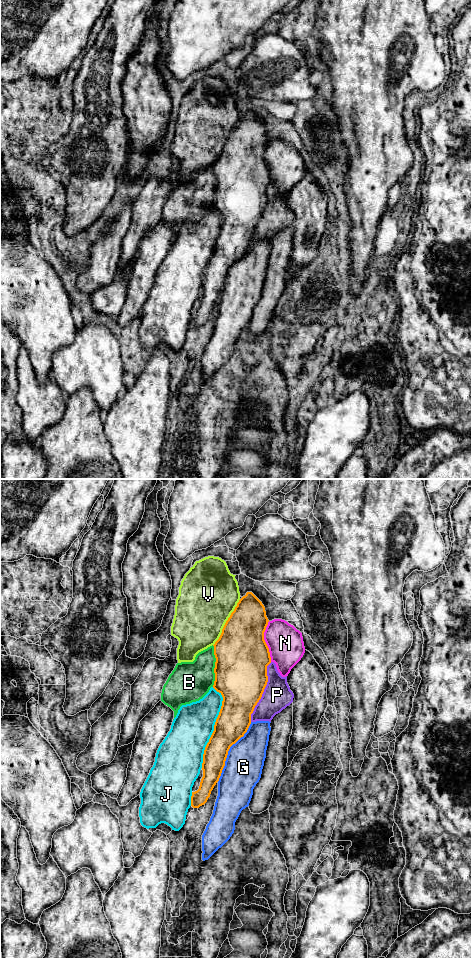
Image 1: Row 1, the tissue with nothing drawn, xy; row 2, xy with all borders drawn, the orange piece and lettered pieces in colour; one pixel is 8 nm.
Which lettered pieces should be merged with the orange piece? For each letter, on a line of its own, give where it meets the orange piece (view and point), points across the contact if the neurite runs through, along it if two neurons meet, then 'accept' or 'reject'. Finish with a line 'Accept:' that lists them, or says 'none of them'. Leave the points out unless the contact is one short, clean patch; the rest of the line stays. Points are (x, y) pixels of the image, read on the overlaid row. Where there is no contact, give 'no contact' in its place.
B: xy (215, 666) | reject
G: xy (228, 750) | reject
J: xy (214, 727) | reject
N: xy (264, 641) | reject
P: xy (263, 691) | reject
V: xy (226, 622) | reject
Accept: none of them

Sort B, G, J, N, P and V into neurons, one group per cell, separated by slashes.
B J / G / N / P / V

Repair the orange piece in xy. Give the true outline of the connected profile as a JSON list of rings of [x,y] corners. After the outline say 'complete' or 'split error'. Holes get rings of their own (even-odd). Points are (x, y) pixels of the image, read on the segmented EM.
[[[247,592],[237,603],[219,639],[213,645],[216,658],[213,688],[222,695],[223,701],[214,731],[204,750],[203,777],[199,789],[192,792],[193,808],[199,808],[207,802],[211,791],[219,781],[230,747],[247,732],[251,724],[251,714],[267,685],[267,666],[271,663],[271,657],[264,640],[264,632],[268,622],[262,602],[252,592]]]; complete

